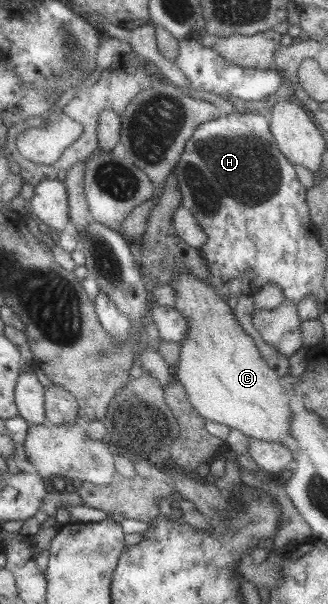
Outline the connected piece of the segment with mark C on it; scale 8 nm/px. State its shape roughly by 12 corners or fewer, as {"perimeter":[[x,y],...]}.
{"perimeter":[[180,270],[172,373],[205,420],[282,445],[279,376],[230,306]]}

